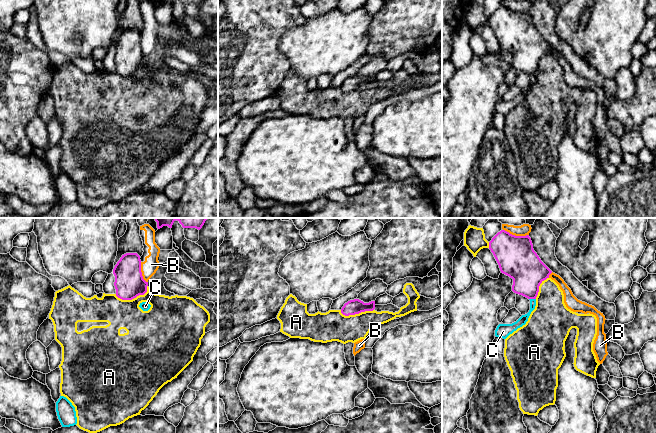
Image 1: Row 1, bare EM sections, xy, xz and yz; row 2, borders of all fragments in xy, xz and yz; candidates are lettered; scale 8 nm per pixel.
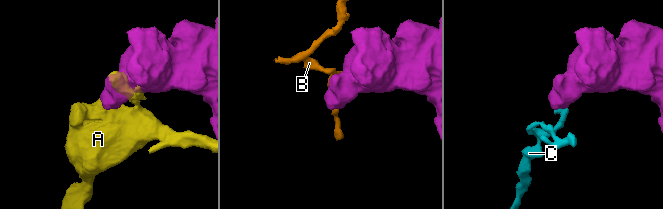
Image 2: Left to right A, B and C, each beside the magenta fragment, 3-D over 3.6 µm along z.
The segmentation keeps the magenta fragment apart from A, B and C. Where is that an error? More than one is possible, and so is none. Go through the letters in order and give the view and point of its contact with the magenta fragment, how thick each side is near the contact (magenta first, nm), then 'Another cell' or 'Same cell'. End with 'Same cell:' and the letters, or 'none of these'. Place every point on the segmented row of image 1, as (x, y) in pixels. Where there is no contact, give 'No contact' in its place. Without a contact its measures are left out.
A: Touches magenta at xy (133, 298). Thickness 240 nm (magenta) against 280 nm. Another cell
B: Touches magenta at xy (141, 272). Thickness 240 nm (magenta) against 130 nm. Another cell
C: Touches magenta at yz (532, 298). Thickness 280 nm (magenta) against 70 nm. Another cell
Same cell: none of these

